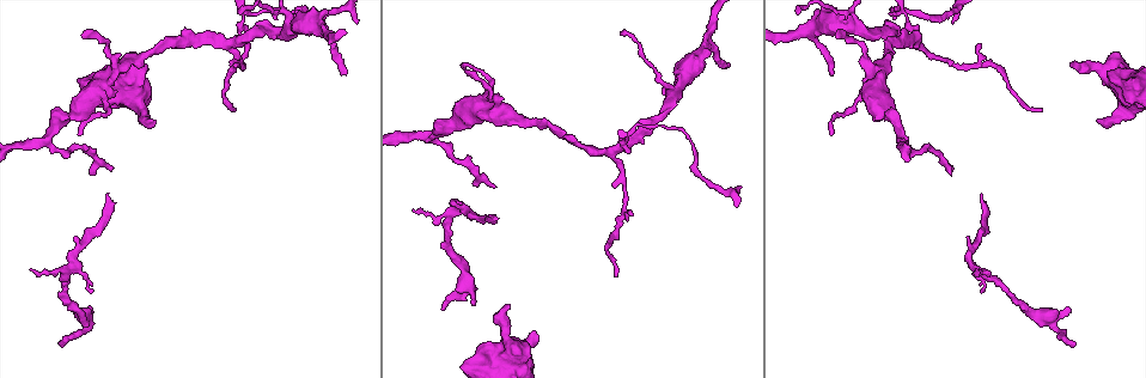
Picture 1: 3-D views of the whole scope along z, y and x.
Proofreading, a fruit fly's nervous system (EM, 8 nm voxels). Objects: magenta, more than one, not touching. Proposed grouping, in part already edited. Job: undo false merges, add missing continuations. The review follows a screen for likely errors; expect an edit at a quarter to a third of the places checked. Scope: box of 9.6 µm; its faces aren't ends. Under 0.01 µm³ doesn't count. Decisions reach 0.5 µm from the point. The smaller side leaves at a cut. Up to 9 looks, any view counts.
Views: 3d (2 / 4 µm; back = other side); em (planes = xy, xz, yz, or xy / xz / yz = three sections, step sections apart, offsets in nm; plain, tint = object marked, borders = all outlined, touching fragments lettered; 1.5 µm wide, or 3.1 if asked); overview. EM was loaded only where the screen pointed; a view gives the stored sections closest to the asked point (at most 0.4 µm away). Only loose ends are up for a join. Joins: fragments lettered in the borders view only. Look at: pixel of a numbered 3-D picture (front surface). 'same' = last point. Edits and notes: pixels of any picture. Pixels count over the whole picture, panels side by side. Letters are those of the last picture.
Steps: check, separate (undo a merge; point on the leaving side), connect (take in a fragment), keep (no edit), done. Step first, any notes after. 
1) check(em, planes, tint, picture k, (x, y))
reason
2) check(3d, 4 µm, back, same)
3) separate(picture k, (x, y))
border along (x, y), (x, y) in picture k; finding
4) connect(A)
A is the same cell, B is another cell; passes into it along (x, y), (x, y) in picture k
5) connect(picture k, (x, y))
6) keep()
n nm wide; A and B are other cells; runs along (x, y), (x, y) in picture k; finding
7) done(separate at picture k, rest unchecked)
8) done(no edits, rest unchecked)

check(em, planes, borders, picture 1, (109, 197))
an open end

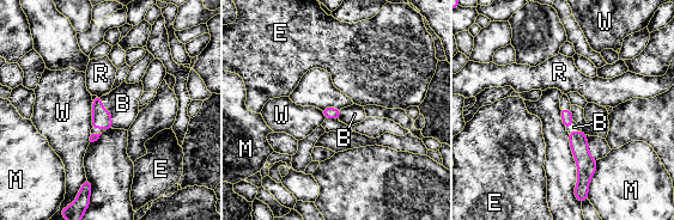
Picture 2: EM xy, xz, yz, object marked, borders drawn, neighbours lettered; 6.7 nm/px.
connect(B)
B is the same cell, E, M, R and W are other cells; passes into it along (102, 117), (109, 112), (122, 103) in picture 2; it goes on there

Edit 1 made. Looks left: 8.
check(overview)

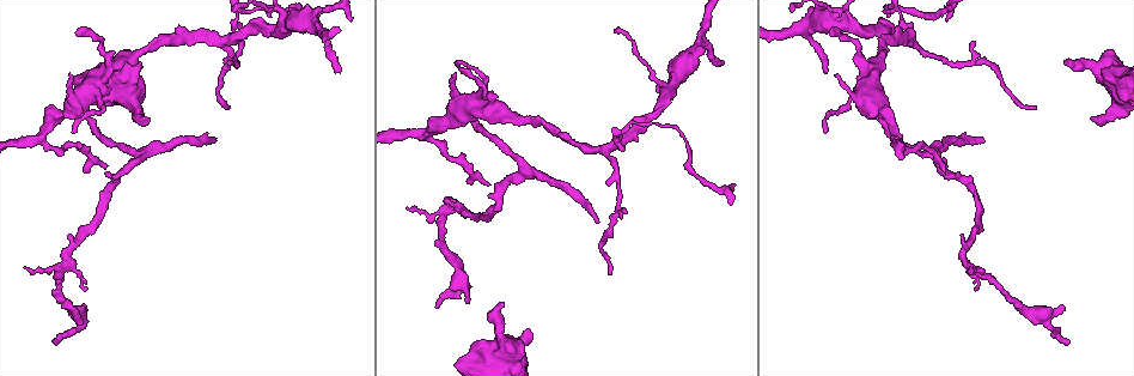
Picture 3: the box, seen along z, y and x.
check(em, xy, step 8, borders, picture 3, (1090, 119))
free end

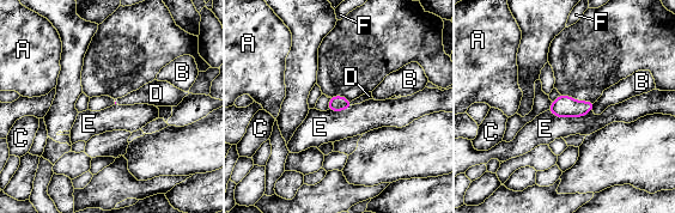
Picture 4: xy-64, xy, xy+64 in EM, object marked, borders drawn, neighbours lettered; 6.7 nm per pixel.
check(em, planes, borders, same)
cut it another way

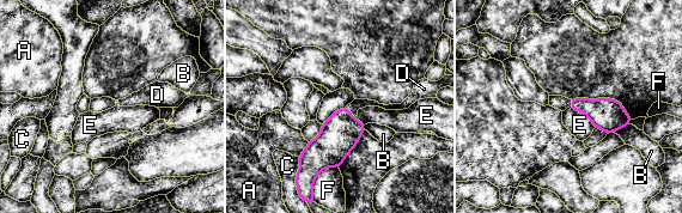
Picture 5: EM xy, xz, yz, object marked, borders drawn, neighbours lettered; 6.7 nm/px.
connect(D)
D is the same cell, A, B, C, E and F are other cells; passes into it along (340, 134), (349, 113), (357, 104) in picture 5; it goes on there

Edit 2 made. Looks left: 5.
check(overview)
see it whole again

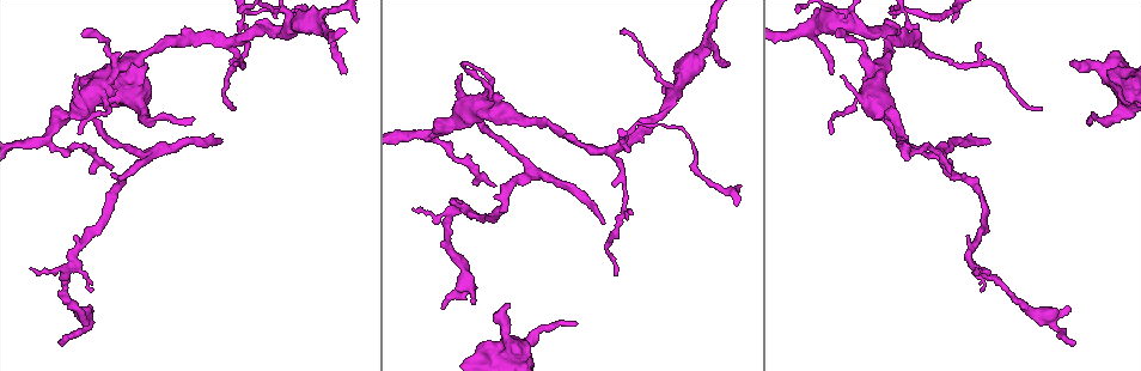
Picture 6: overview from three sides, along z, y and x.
check(em, yz, step 4, borders, picture 6, (1117, 54))
stops while still wide

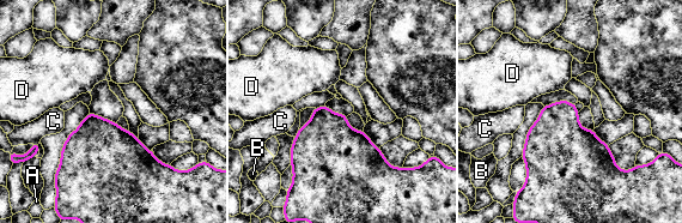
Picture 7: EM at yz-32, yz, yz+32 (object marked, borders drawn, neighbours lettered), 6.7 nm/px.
check(em, planes, borders, same)
cut it another way

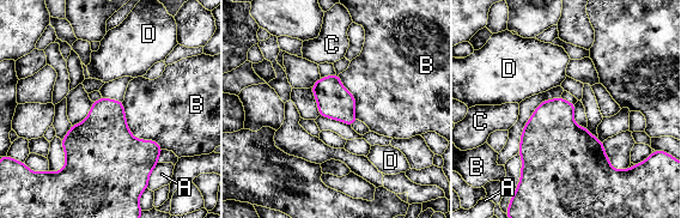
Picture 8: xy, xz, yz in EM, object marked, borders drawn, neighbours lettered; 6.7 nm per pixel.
keep()
A, B, C and D are other cells; border along (121, 102), (128, 131), (163, 149) in picture 8; none of them fits

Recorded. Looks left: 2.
check(3d, 4 µm, picture 6, (980, 267))
arms part here

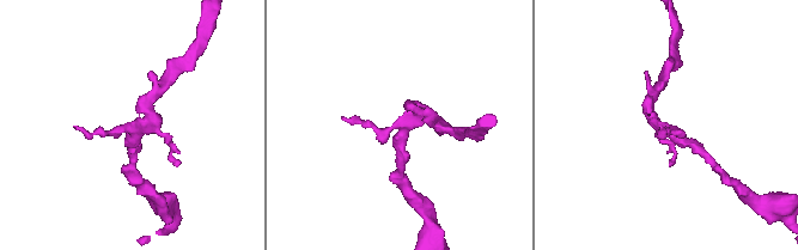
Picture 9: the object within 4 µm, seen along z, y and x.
check(em, xy, step 8, borders, picture 9, (141, 130))
now the EM

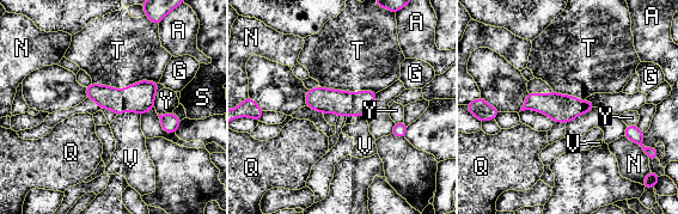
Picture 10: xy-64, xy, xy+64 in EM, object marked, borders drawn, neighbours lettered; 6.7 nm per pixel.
keep()
T touches over 440 nm; A, G, N, Q, S, T, V and Y are other cells; border along (140, 114), (122, 111), (117, 115) in picture 10; one cell here

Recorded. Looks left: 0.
done(connect at picture 2, connect at picture 5, rest unchecked)

